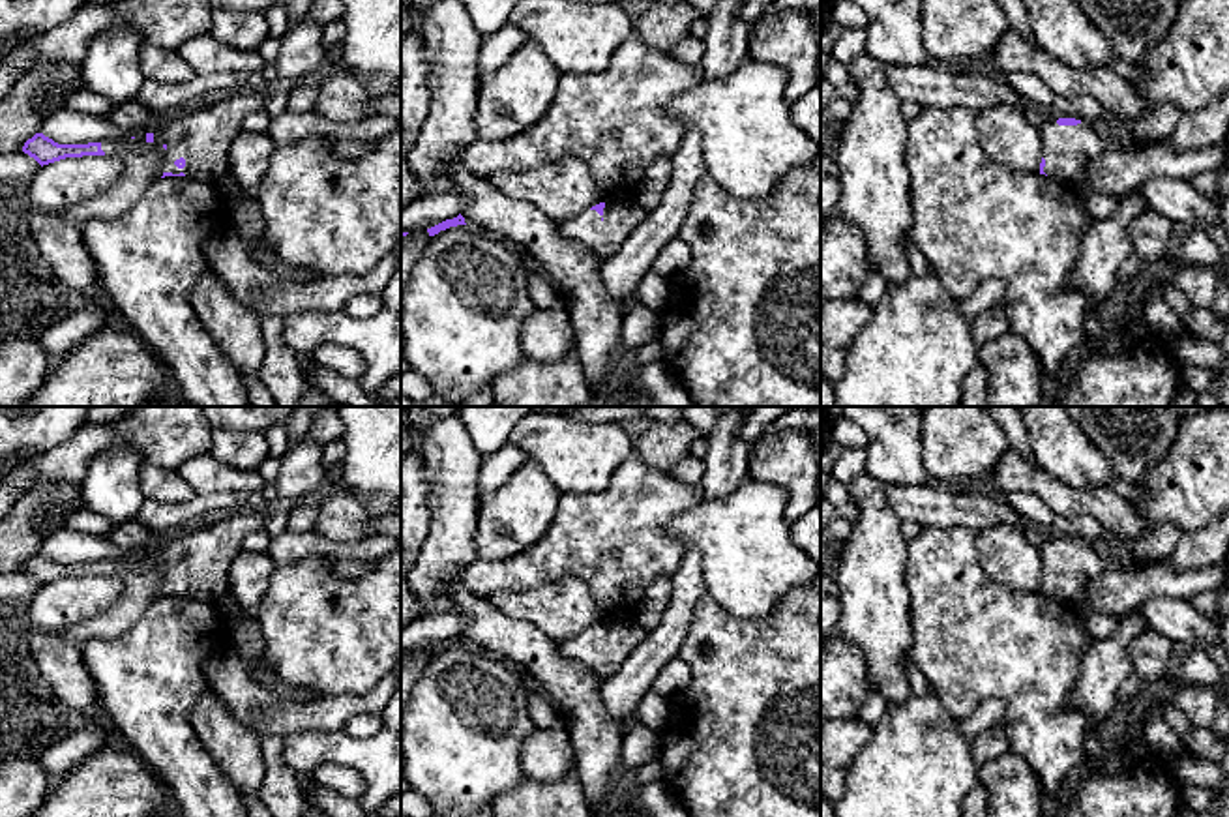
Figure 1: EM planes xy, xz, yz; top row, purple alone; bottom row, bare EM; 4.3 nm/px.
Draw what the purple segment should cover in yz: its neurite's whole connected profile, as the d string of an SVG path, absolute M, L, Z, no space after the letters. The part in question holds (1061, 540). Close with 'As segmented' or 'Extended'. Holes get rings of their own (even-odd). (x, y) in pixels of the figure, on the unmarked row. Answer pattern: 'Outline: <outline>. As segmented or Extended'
Outline: M1047 534L1040 555L1044 560L1040 594L1074 607L1083 602L1087 585L1105 570L1092 545L1075 538Z. Extended

